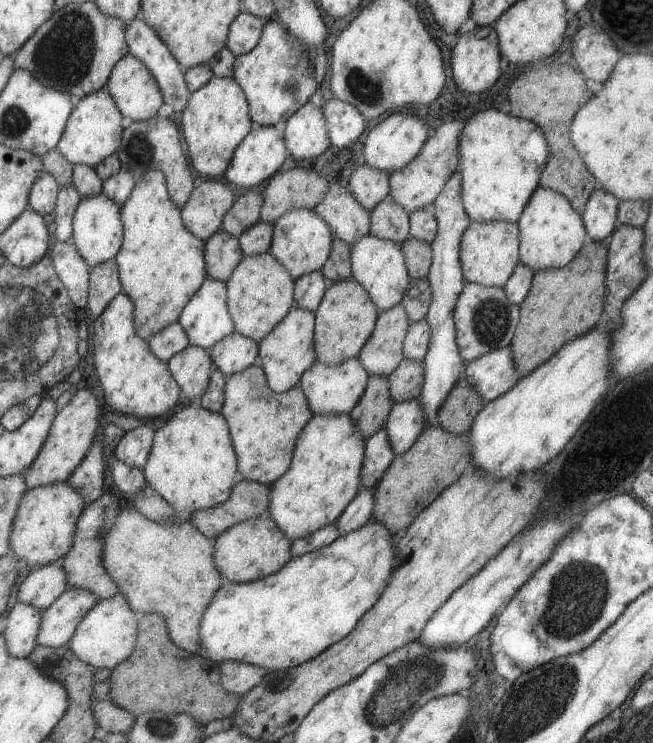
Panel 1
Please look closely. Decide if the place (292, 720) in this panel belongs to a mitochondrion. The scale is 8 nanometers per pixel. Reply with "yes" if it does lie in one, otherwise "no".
no

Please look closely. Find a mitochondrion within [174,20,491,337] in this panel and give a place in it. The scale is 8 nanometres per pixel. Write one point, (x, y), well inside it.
(368, 91)

